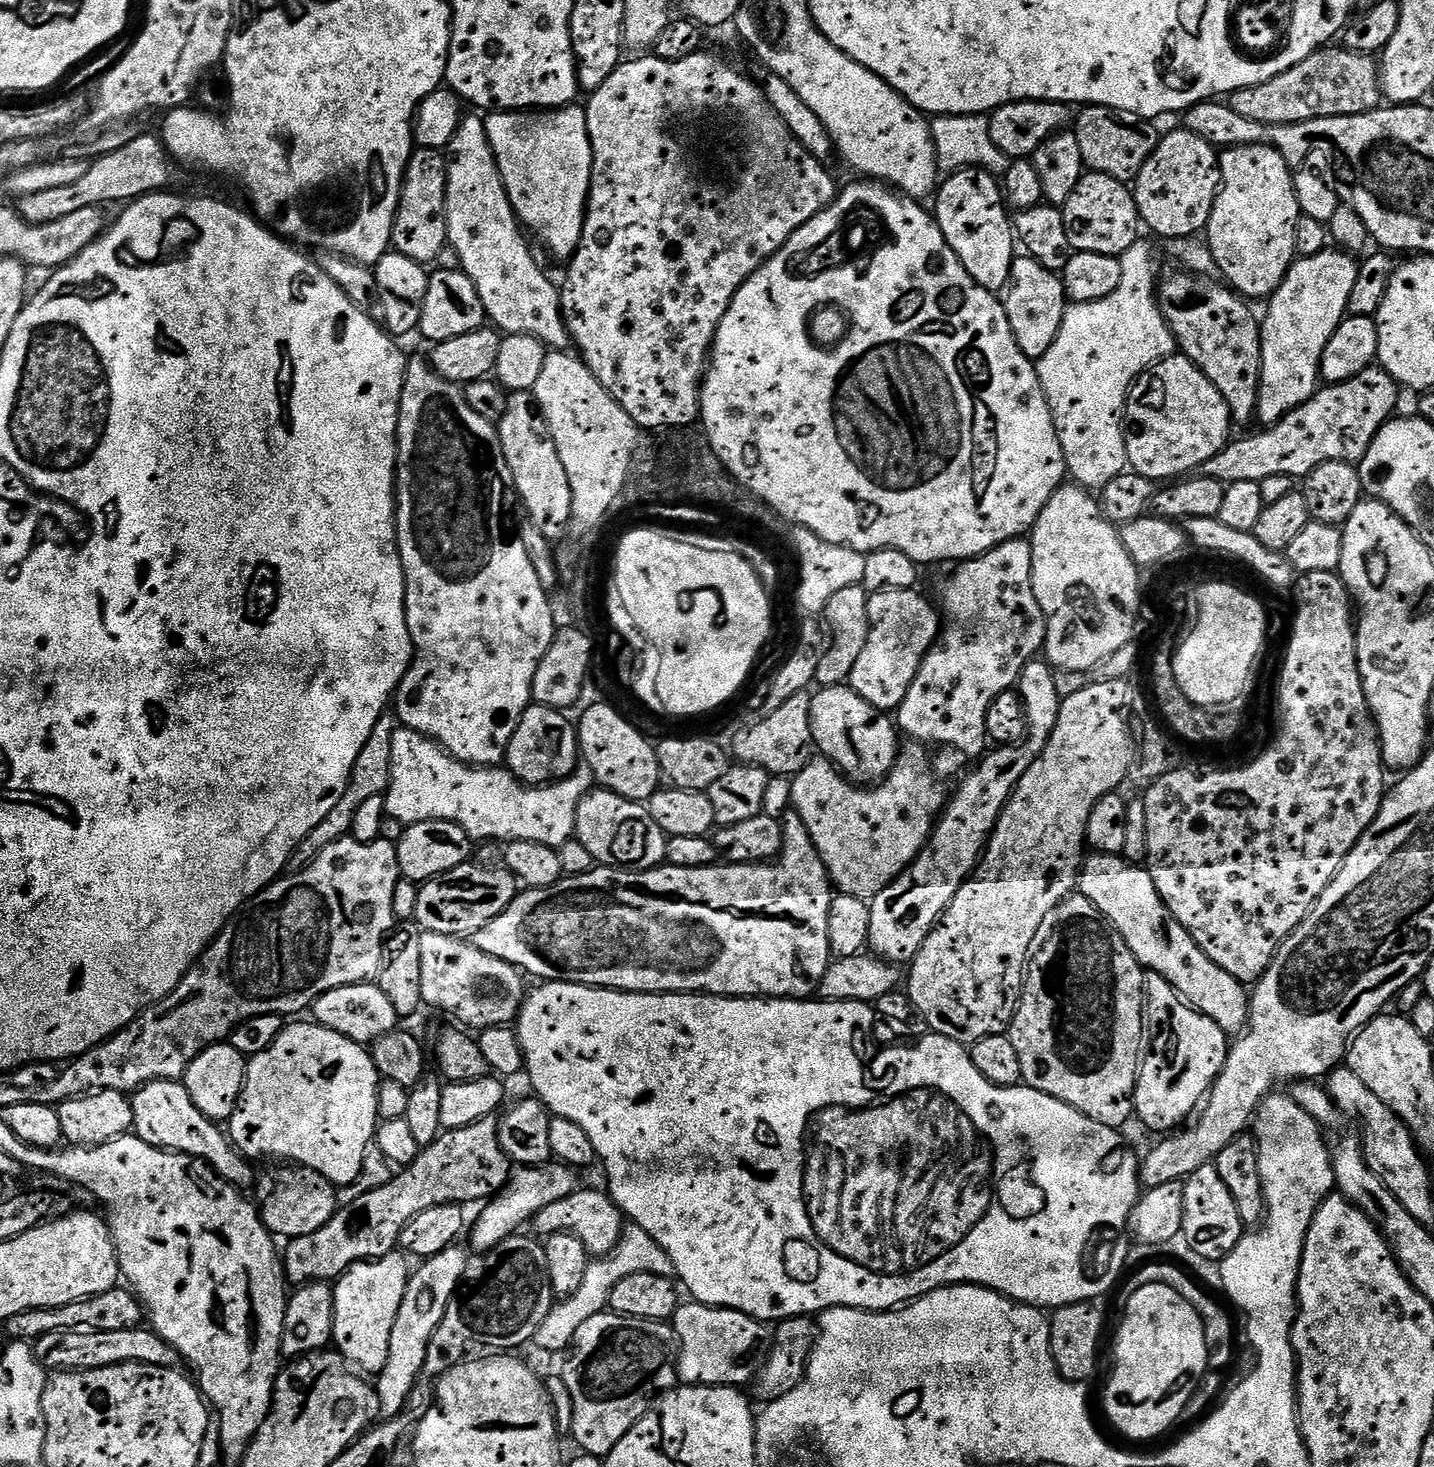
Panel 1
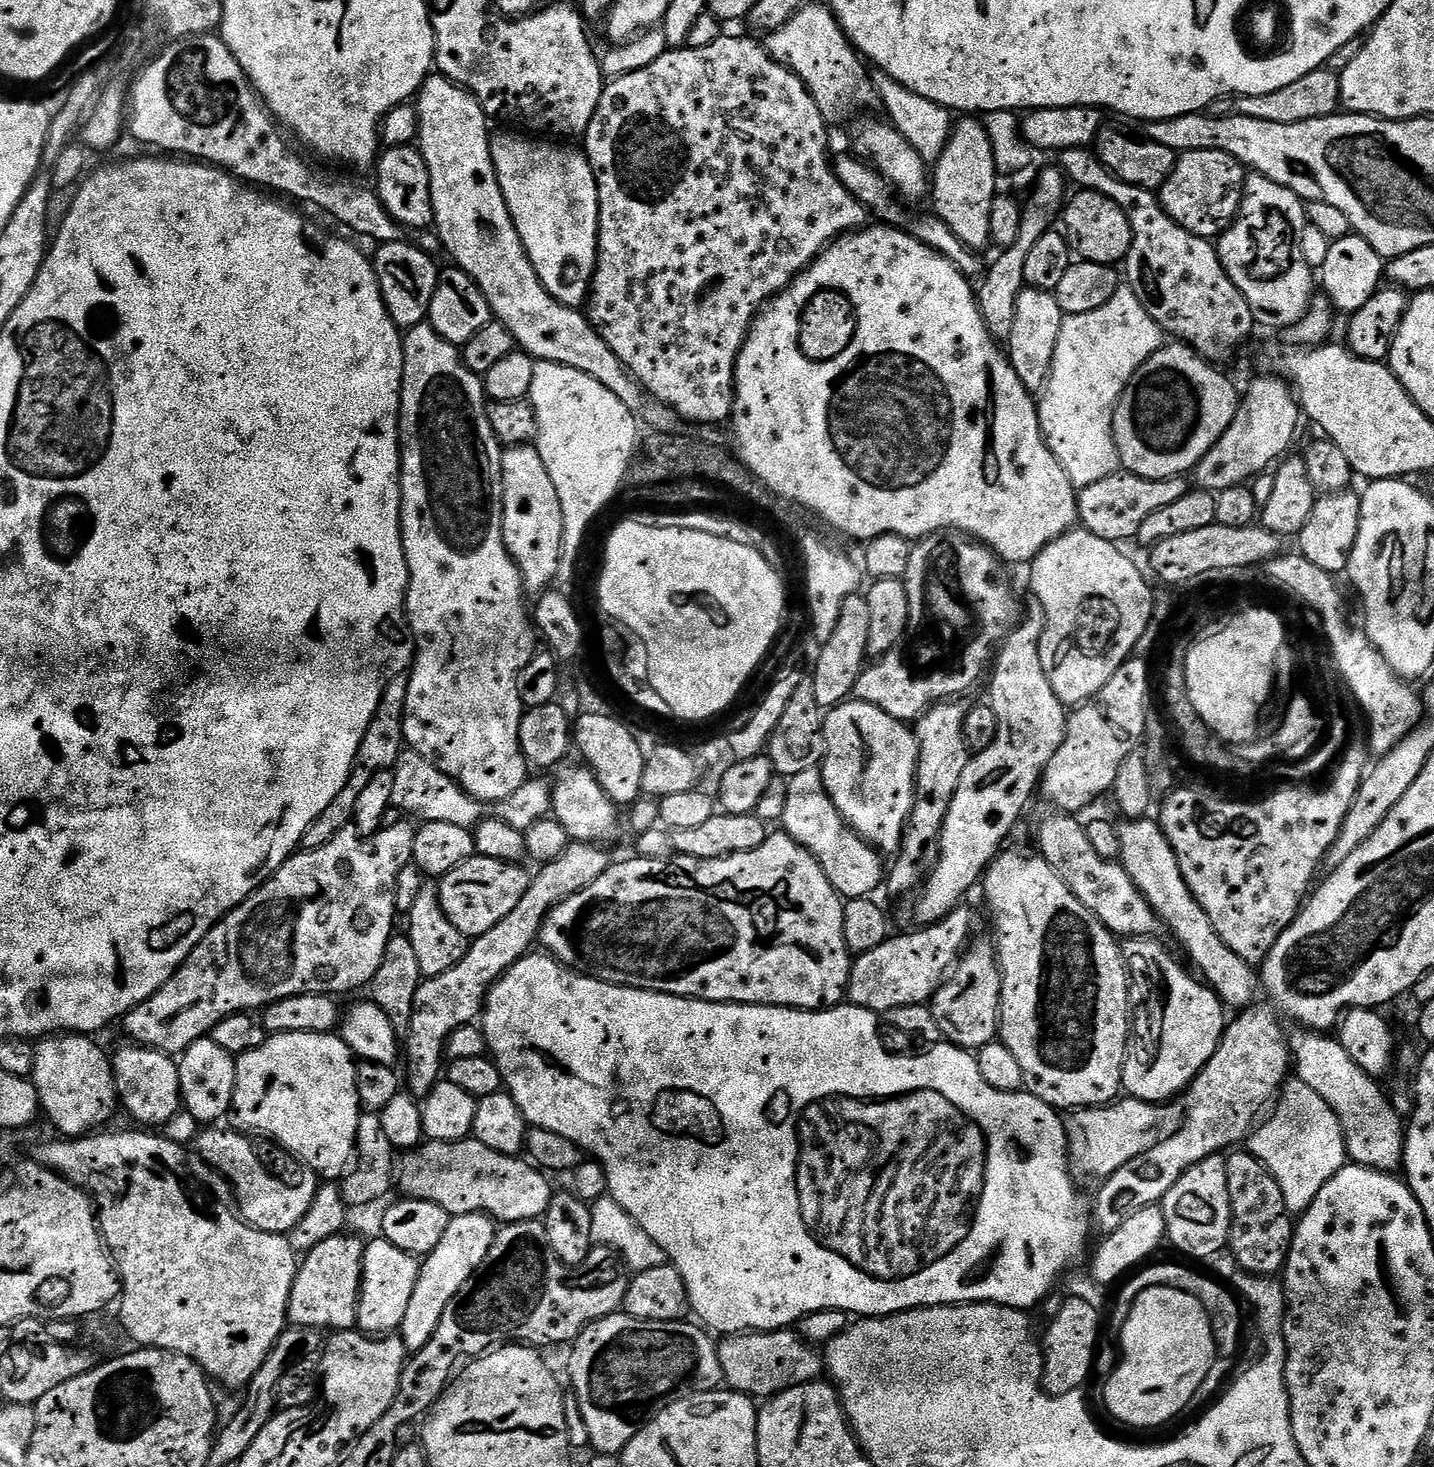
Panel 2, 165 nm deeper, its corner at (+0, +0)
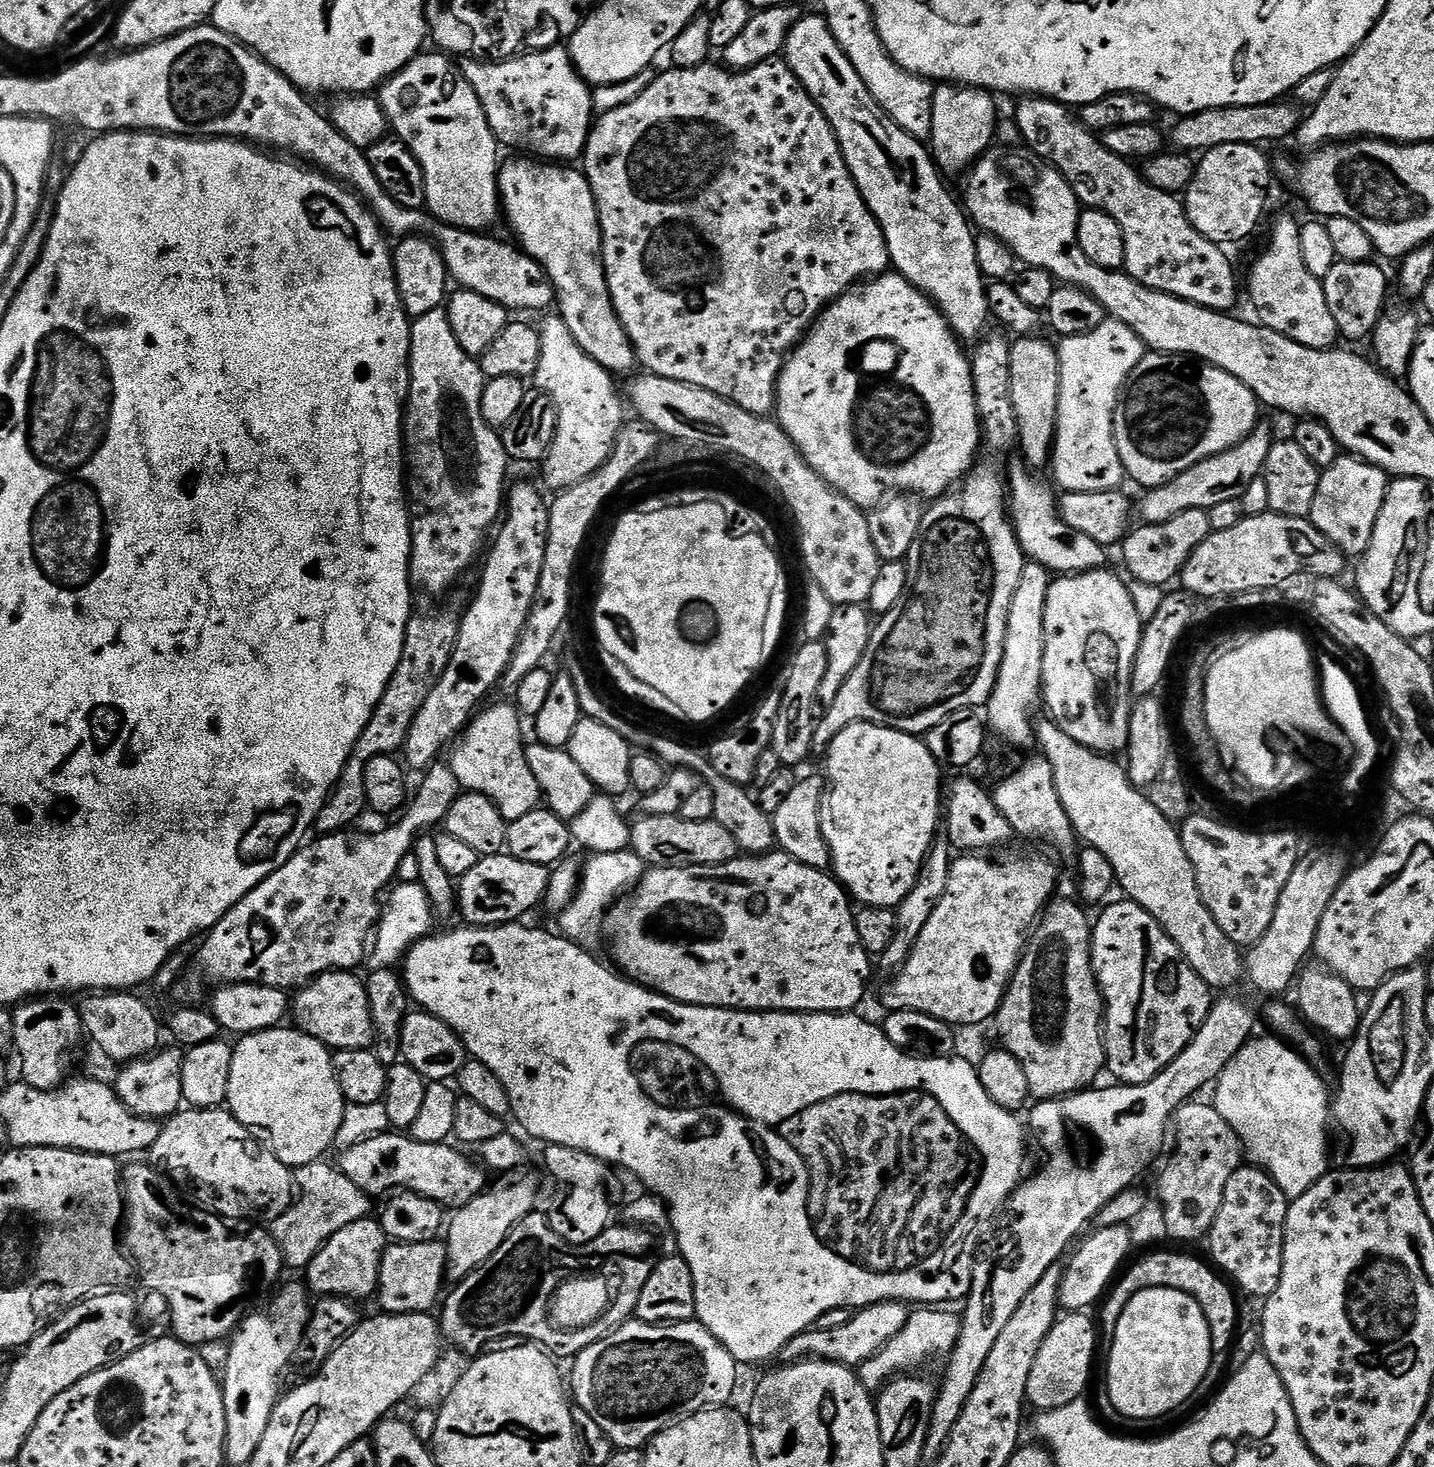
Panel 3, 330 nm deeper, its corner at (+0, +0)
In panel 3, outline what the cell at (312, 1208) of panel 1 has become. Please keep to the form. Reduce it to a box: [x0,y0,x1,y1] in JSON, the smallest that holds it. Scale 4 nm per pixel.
[150,1107,294,1222]

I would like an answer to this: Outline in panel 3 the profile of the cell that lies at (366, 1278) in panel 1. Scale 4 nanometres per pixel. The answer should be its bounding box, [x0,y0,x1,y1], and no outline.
[378,1239,448,1316]

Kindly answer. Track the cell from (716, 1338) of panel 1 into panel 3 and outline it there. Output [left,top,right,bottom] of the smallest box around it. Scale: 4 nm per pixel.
[779,1300,909,1370]

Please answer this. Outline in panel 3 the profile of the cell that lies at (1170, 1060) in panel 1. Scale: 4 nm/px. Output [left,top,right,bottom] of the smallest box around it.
[1092,898,1214,1084]

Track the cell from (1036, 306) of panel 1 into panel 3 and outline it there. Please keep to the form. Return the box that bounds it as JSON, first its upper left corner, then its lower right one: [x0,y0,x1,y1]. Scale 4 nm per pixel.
[1010,335,1060,469]

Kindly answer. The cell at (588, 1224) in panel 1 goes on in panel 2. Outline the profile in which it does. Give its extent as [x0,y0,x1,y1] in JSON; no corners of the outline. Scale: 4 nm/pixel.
[394,1138,554,1225]

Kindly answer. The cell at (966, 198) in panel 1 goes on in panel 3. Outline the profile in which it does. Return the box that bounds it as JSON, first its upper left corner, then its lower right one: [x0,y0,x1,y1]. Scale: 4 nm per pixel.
[930,82,998,178]

